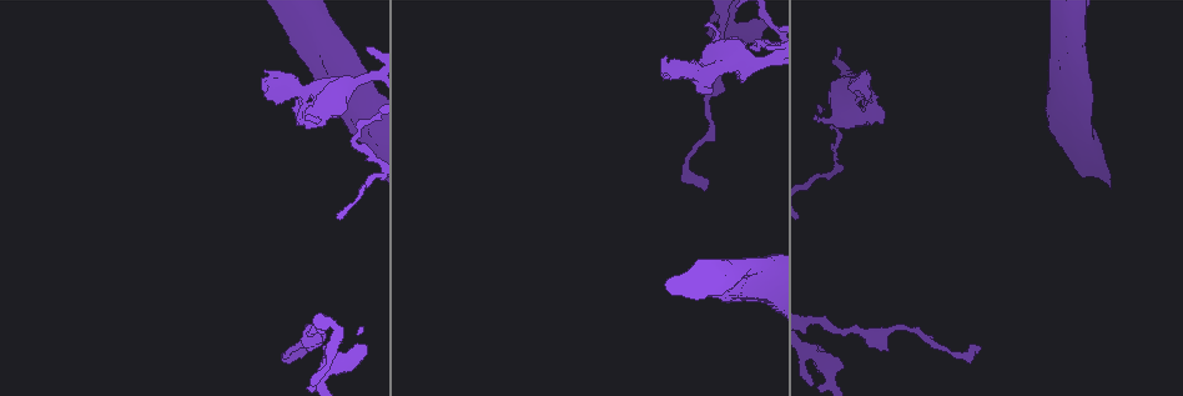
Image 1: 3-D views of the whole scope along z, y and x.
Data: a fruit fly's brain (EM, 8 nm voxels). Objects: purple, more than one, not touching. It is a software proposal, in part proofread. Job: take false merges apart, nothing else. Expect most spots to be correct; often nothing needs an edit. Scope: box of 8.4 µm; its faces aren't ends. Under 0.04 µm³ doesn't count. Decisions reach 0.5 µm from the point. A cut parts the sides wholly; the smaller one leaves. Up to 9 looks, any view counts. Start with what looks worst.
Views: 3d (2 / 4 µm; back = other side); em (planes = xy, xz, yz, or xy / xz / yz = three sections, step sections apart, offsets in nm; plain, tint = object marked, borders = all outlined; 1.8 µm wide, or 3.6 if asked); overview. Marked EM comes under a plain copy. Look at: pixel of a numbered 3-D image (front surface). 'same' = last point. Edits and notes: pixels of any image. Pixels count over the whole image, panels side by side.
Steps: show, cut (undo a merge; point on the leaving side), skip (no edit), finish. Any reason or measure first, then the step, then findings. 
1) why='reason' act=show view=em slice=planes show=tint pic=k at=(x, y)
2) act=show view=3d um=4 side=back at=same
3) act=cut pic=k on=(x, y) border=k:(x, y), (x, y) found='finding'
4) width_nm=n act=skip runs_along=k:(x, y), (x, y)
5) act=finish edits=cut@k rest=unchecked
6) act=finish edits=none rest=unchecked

why='touches itself' act=show view=3d um=4 pic=1 at=(312, 69)

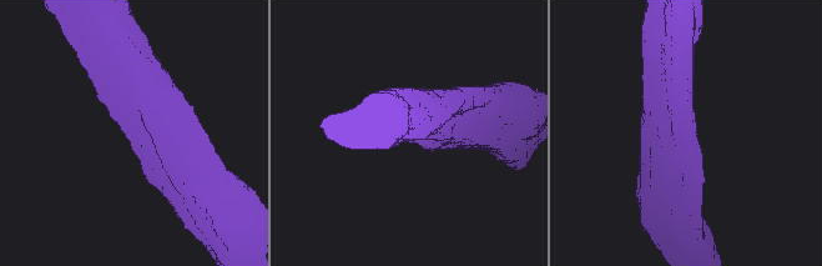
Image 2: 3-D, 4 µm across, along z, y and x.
act=show view=em um=3.6 slice=planes show=tint pic=2 at=(689, 131)

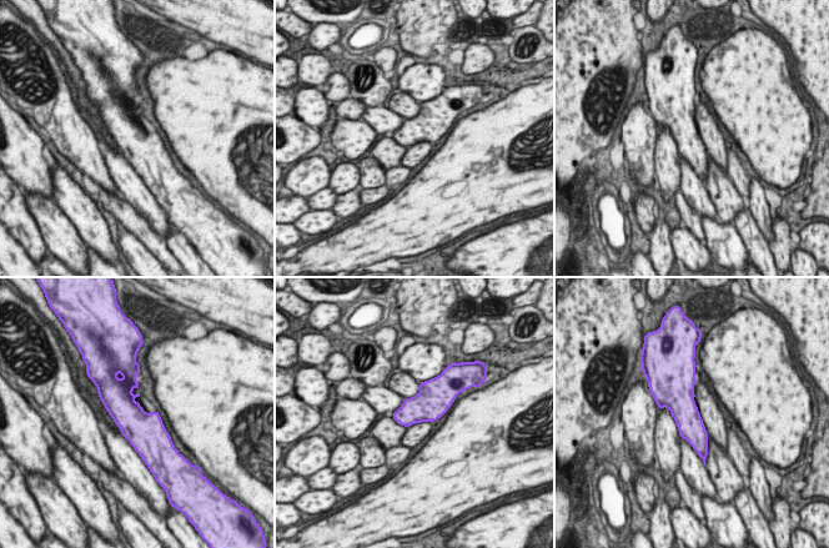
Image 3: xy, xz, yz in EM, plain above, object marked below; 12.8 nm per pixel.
act=skip found='continuous, no second neuron'

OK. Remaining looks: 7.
why='three arms meet' act=show view=em um=3.6 slice=xy step=8 show=tint pic=1 at=(850, 97)

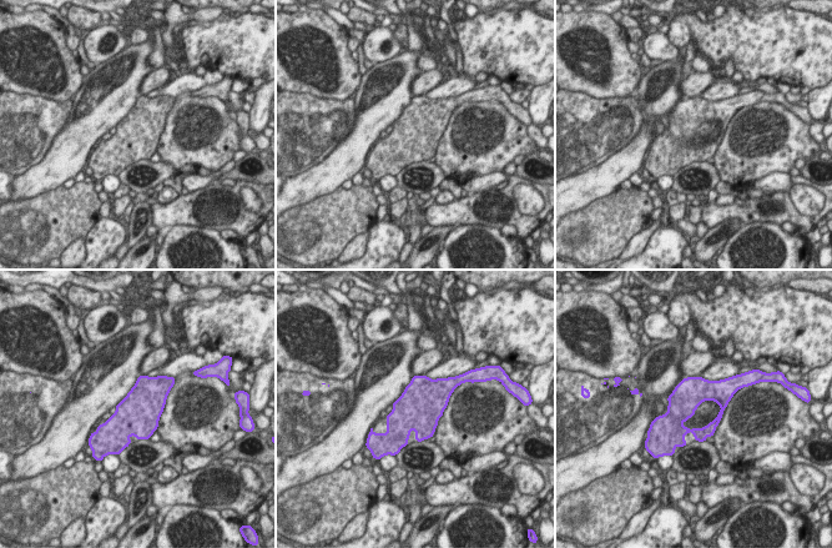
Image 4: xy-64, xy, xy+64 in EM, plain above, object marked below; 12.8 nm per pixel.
width_nm=300 act=skip found='continuous, no second neuron'

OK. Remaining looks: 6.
why='abrupt turn' act=show view=3d um=4 pic=1 at=(825, 363)

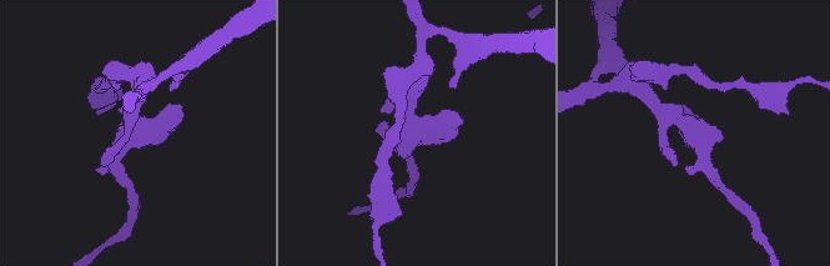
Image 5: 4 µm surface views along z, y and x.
act=show view=em slice=planes show=tint pic=5 at=(411, 131)

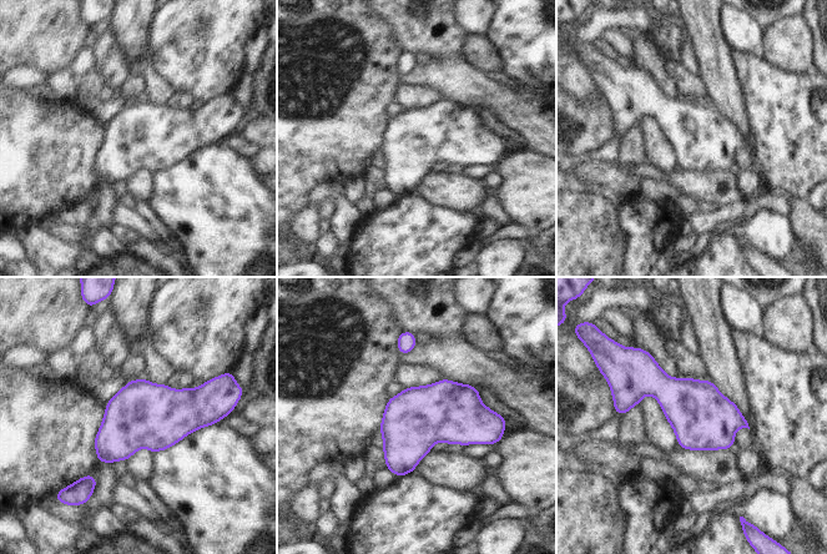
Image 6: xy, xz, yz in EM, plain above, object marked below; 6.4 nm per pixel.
width_nm=400 act=skip found='one neuron here'

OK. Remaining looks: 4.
why='thin neck' act=show view=3d um=4 side=back pic=1 at=(710, 123)

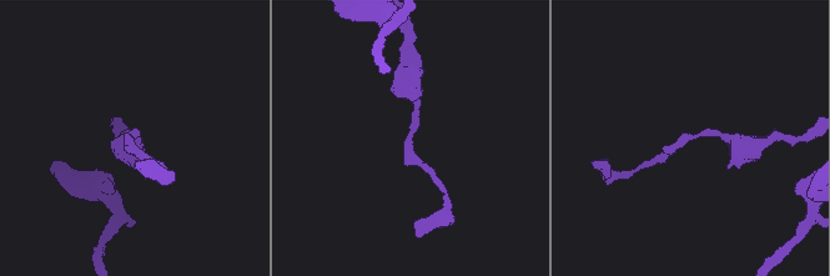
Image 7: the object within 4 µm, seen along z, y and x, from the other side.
why='now the EM' act=show view=em um=3.6 slice=planes show=borders pic=7 at=(131, 140)

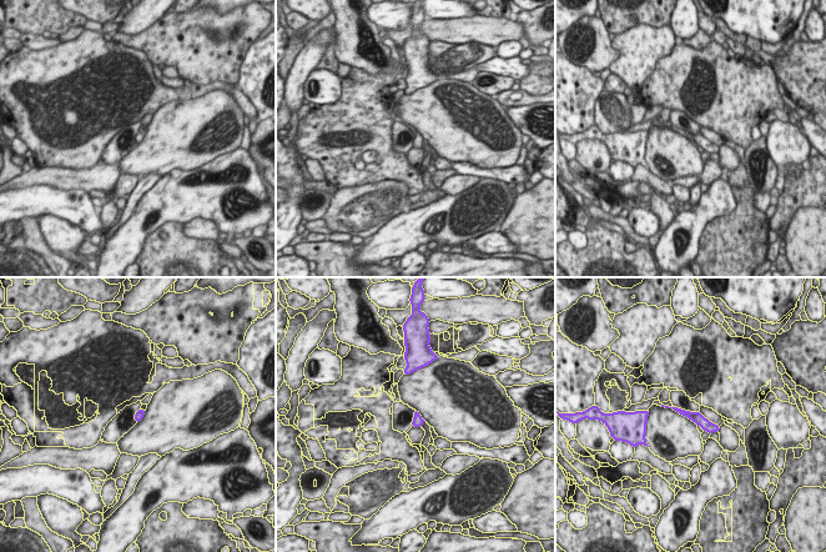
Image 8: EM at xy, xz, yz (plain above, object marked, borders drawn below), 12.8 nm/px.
act=skip runs_along=8:(686, 414), (716, 428) found='one neuron here'

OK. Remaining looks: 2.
act=finish edits=none rest=unchecked

